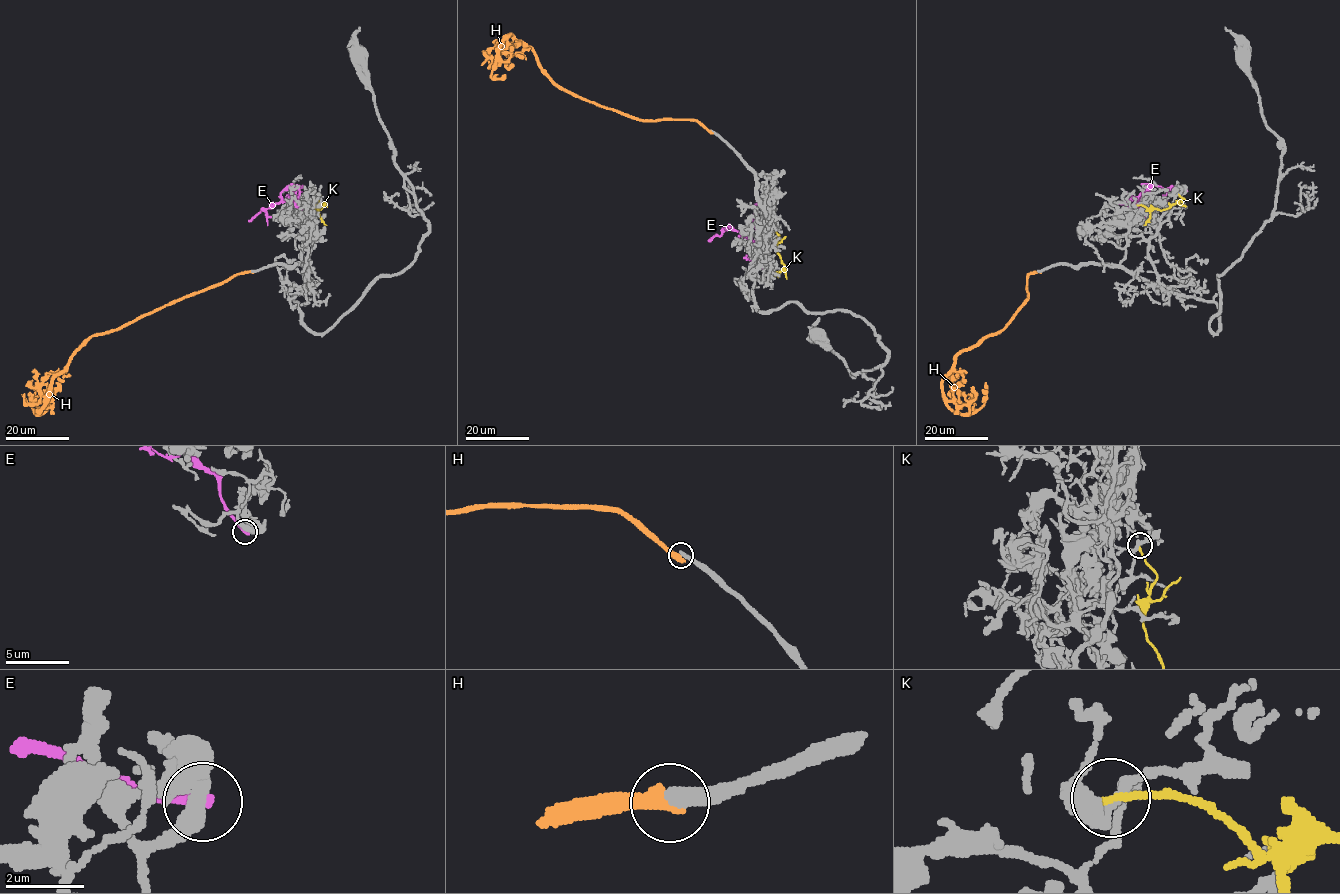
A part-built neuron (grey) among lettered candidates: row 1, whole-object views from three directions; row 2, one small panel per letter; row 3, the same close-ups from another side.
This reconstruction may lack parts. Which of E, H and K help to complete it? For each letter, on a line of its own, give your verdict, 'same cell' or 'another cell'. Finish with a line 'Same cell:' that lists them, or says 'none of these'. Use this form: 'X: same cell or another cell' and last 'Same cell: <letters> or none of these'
E: another cell
H: another cell
K: another cell
Same cell: none of these

